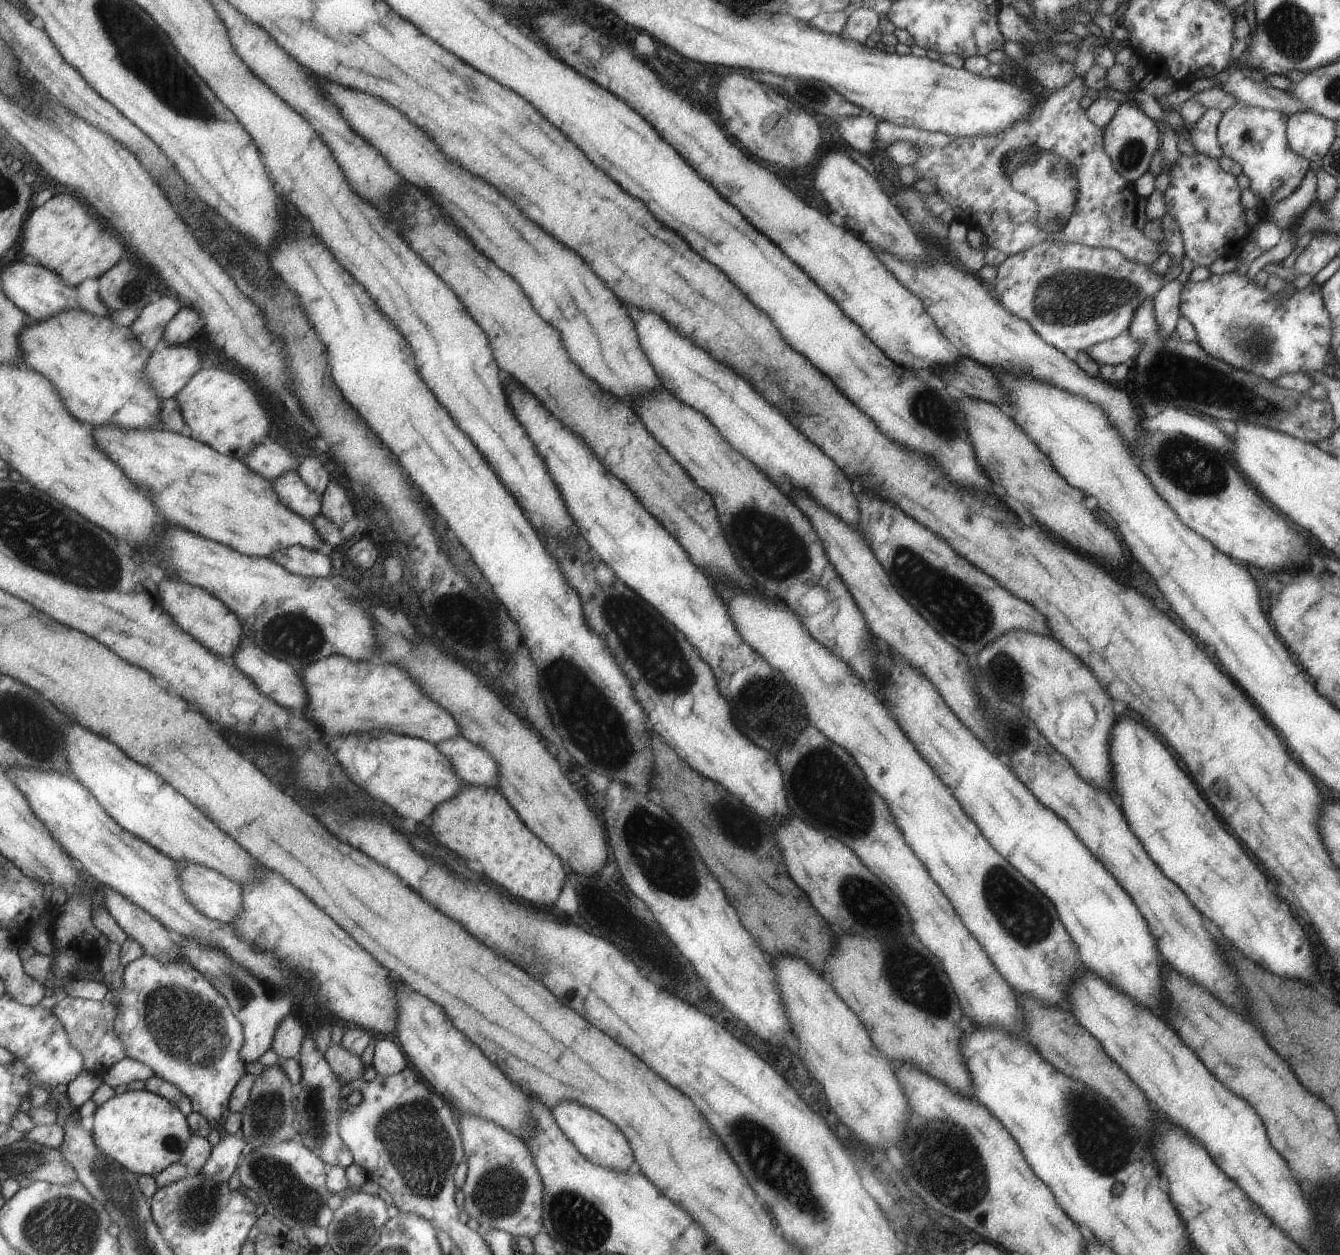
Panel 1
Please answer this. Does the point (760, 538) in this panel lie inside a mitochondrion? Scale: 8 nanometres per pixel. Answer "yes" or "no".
yes

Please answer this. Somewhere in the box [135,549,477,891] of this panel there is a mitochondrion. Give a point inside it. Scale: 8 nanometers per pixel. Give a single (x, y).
(293, 635)

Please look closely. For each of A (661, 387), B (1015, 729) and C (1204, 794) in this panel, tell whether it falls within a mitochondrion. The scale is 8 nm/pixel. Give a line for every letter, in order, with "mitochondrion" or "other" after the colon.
A: other
B: mitochondrion
C: other

